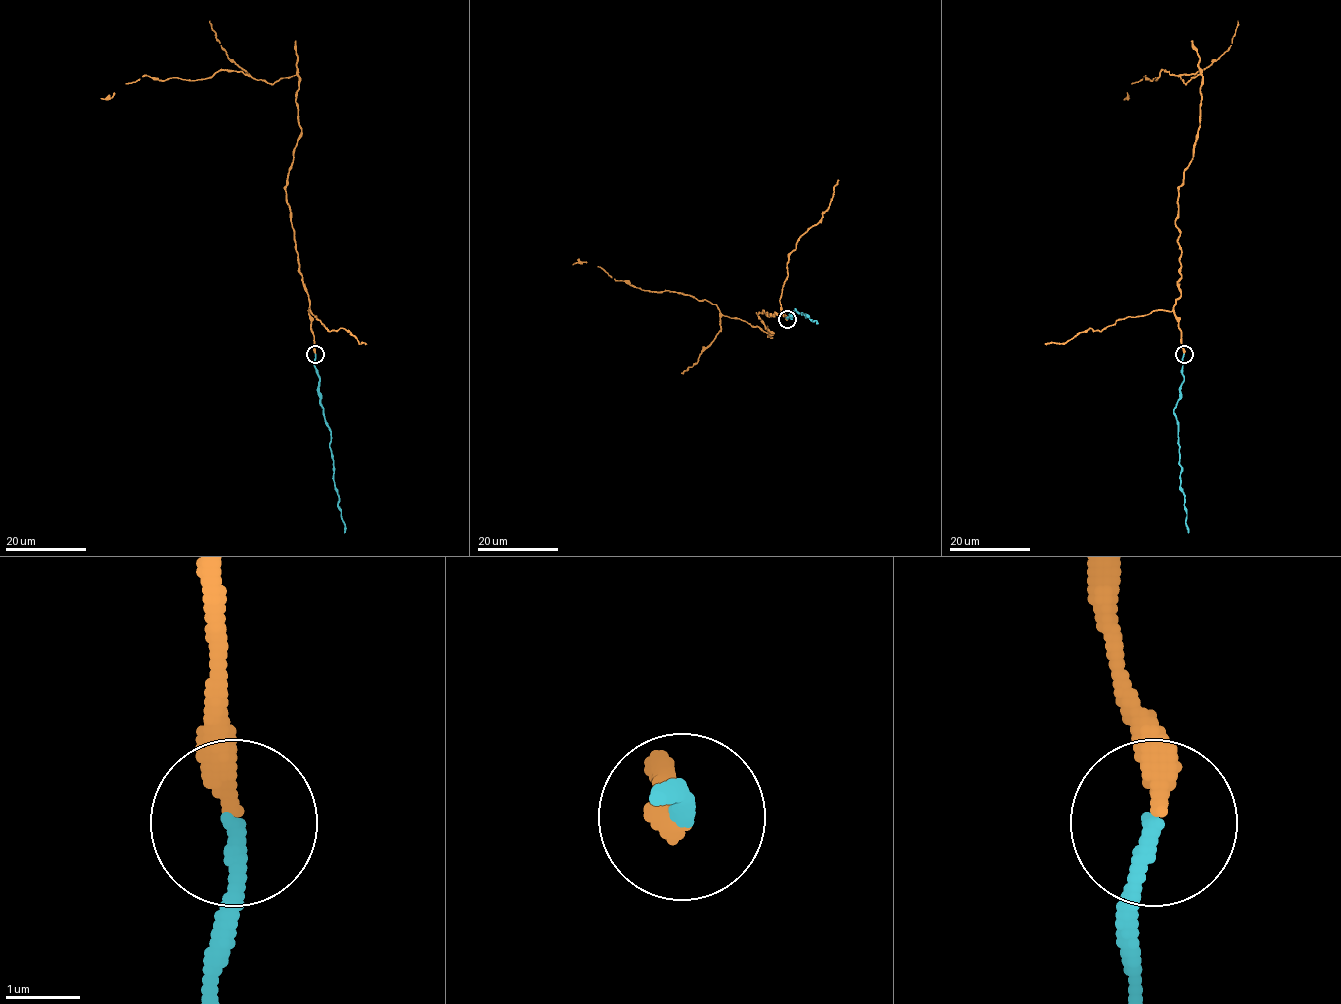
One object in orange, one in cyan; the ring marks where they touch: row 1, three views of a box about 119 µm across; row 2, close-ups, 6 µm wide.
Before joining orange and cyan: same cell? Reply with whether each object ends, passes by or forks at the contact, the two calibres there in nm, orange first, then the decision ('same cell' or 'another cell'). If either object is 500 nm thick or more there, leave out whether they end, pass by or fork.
orange ends | cyan ends | 360/200 nm | same cell

